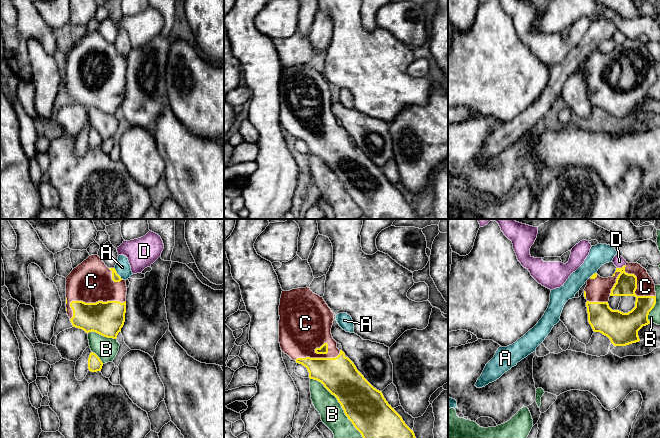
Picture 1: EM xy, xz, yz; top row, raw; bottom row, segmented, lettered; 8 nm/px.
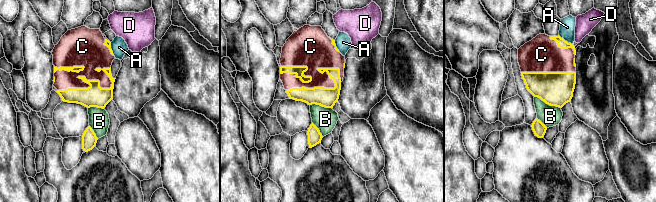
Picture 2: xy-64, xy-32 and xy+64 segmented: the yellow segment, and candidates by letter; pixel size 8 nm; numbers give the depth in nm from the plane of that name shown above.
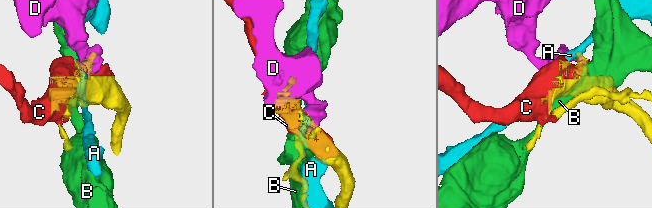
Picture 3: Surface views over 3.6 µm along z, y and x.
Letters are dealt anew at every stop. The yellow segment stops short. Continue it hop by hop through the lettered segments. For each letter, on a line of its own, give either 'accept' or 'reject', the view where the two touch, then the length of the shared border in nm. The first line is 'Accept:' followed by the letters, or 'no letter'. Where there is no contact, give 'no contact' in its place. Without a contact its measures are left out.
Accept: C
A: reject | xy | 130 nm
B: reject | xz | 650 nm
C: accept | xy | 480 nm
D: reject | yz | 80 nm

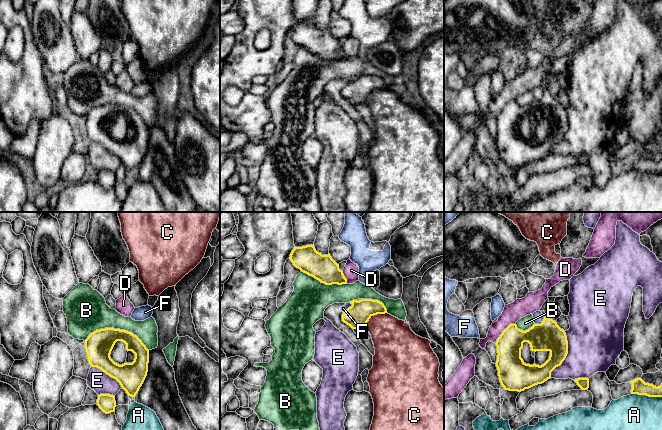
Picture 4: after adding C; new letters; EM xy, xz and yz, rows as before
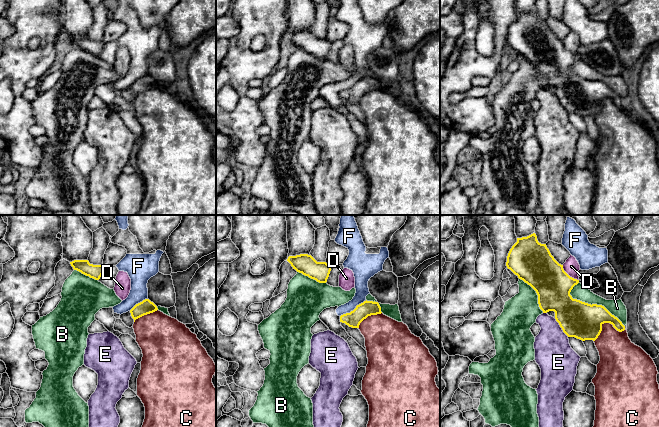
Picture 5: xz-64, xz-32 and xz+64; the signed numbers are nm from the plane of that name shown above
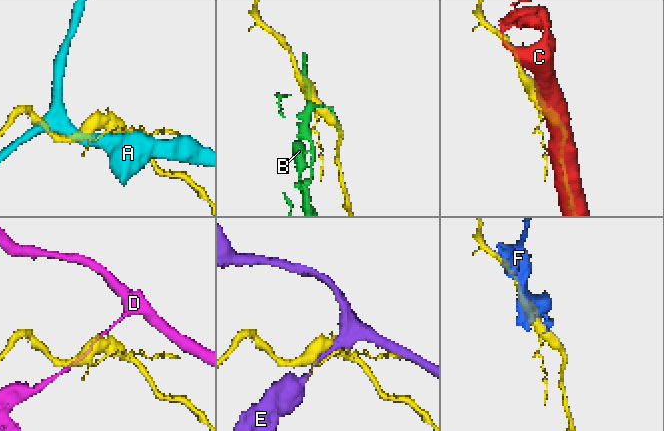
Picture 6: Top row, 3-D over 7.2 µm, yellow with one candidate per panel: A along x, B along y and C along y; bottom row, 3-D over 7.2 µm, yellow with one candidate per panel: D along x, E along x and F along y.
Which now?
Accept: no letter
A: reject | yz | 260 nm
B: reject | xy | 550 nm
C: reject | xz | 220 nm
D: reject | yz | 240 nm
E: reject | yz | 400 nm
F: reject | xz | 110 nm

